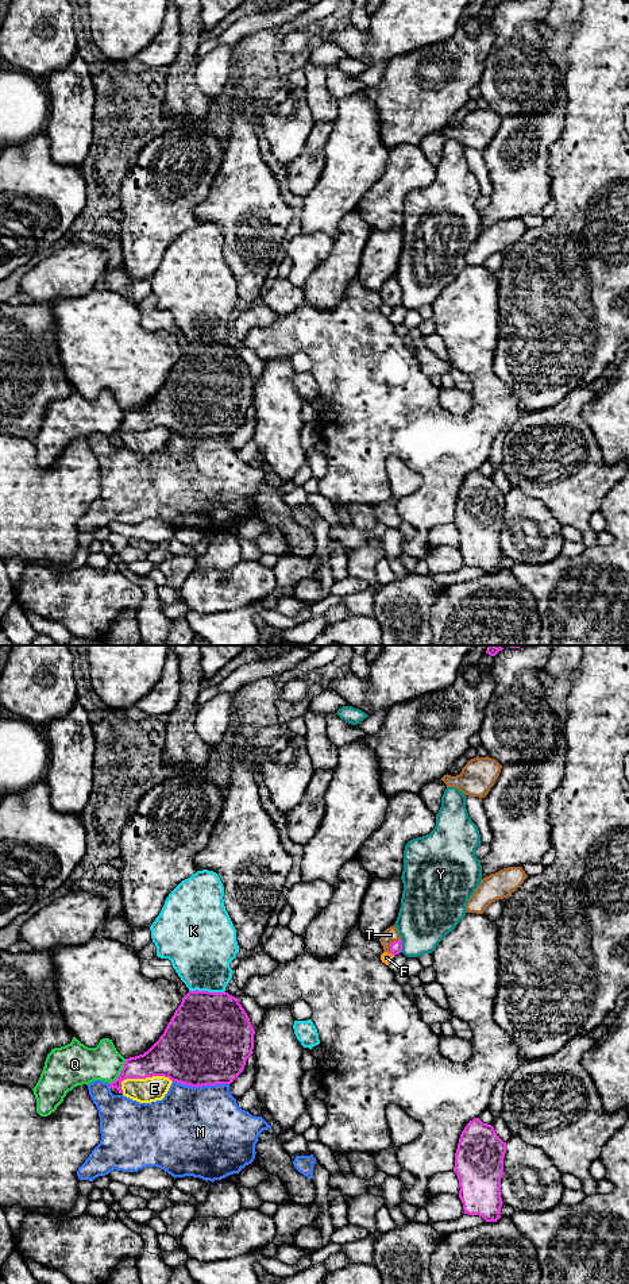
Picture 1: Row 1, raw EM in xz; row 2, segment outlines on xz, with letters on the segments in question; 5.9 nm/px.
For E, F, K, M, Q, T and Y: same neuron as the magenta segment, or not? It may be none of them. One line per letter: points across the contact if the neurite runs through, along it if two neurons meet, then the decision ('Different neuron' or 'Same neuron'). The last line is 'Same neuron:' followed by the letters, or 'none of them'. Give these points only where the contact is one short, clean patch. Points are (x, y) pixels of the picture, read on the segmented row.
E: Different neuron
F: Different neuron
K: Different neuron
M: Different neuron
Q: Different neuron
T: Path across: xz (396, 947), (392, 944), (390, 934). Same neuron
Y: Different neuron
Same neuron: T

